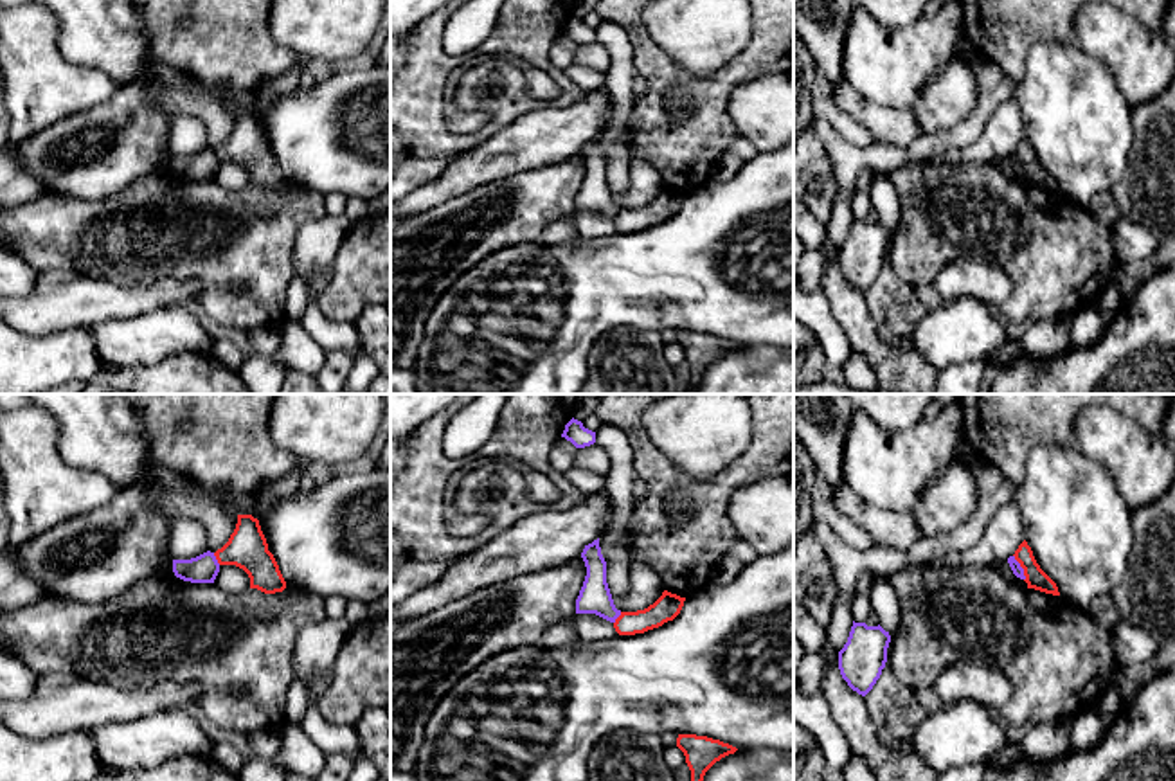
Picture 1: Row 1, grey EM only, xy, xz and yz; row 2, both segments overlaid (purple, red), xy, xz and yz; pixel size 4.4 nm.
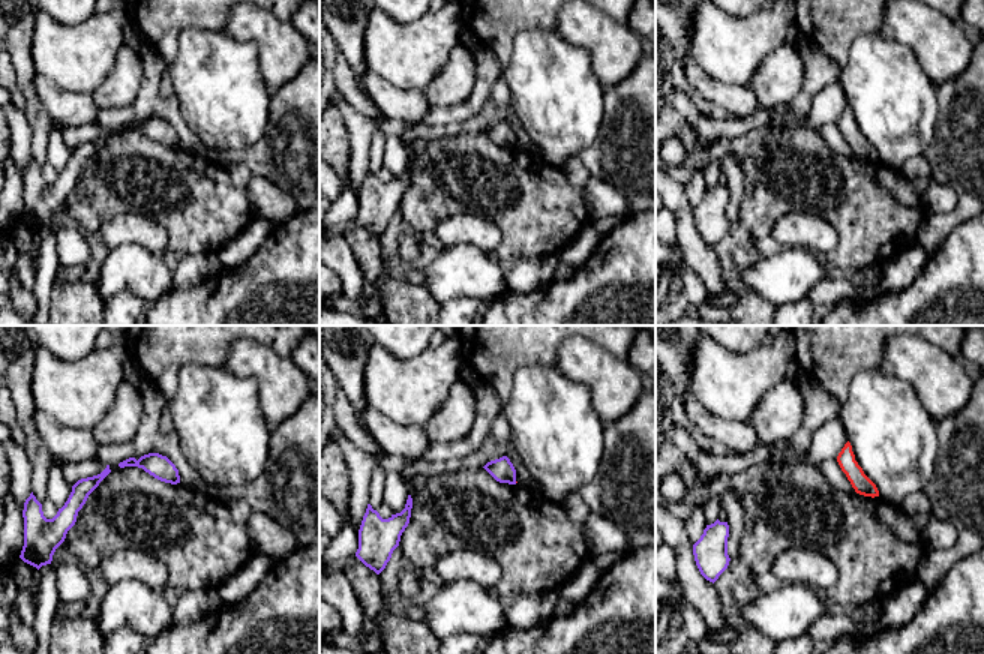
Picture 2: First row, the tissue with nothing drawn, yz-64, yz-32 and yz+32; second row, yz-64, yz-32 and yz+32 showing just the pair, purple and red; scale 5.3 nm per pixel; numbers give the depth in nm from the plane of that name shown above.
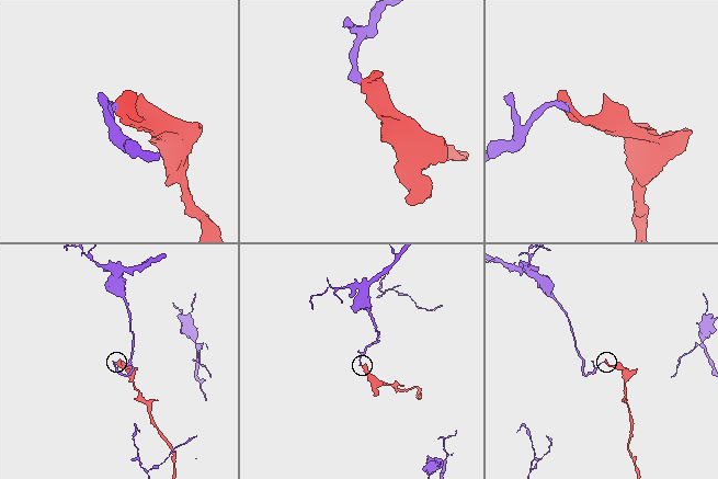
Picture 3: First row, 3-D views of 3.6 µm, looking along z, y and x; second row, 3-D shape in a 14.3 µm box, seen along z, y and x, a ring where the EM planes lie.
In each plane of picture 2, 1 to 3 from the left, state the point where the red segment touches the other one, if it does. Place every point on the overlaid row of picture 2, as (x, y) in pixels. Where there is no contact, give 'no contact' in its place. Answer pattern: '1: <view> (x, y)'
1: no contact
2: no contact
3: no contact

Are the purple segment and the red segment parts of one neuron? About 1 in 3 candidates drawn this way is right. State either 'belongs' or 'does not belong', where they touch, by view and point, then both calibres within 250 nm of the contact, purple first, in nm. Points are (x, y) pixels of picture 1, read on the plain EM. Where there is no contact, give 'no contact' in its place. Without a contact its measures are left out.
does not belong; meets purple in yz at (1021, 164); 50 nm thick on the purple side, 90 nm on the other

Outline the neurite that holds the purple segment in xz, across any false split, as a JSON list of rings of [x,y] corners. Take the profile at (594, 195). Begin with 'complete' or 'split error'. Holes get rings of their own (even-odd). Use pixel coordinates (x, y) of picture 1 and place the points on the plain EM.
complete; [[[599,135],[585,142],[581,155],[587,164],[587,173],[576,196],[576,211],[596,211],[615,220],[621,207],[615,205],[606,180],[606,158],[601,151]]]

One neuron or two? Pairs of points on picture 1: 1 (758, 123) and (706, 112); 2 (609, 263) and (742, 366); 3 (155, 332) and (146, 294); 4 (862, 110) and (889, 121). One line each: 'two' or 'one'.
1: two
2: two
3: two
4: one

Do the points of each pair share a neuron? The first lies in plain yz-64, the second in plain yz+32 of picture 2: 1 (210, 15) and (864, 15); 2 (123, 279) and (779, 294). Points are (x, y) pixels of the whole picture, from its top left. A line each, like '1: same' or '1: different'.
1: same
2: same

